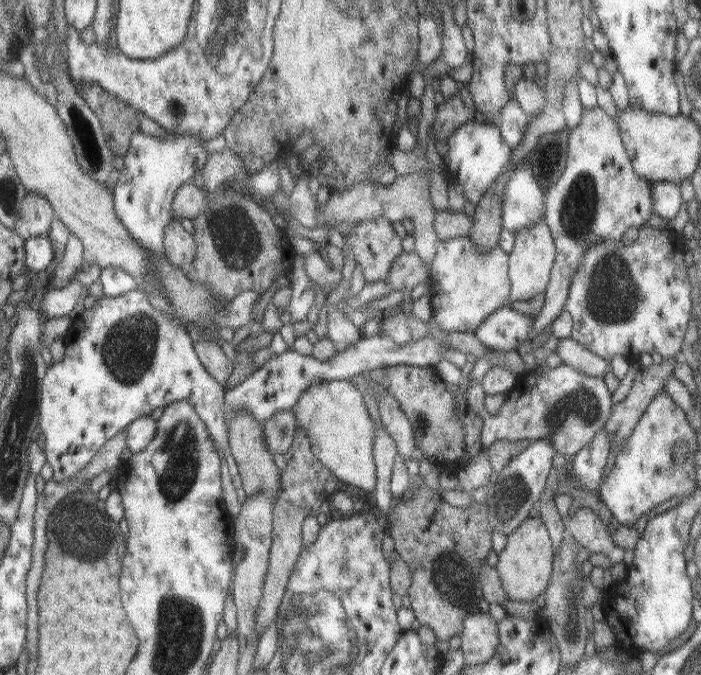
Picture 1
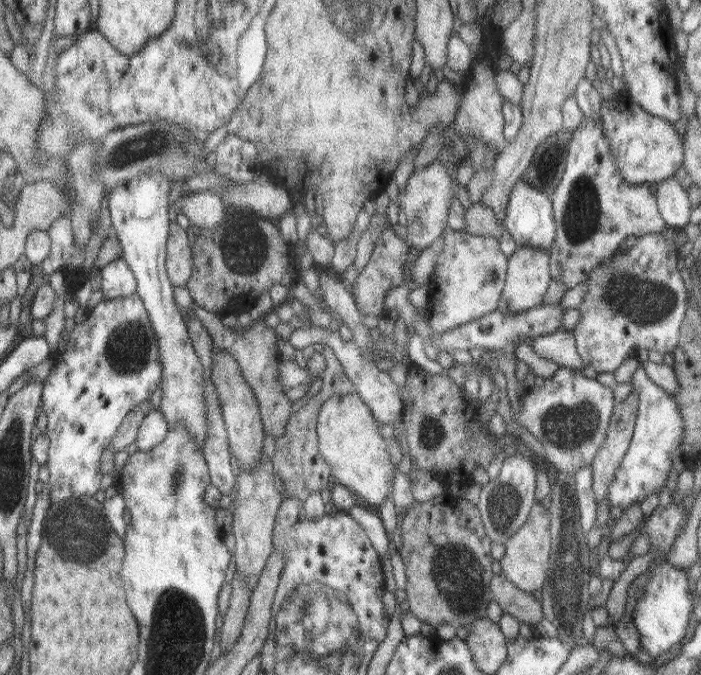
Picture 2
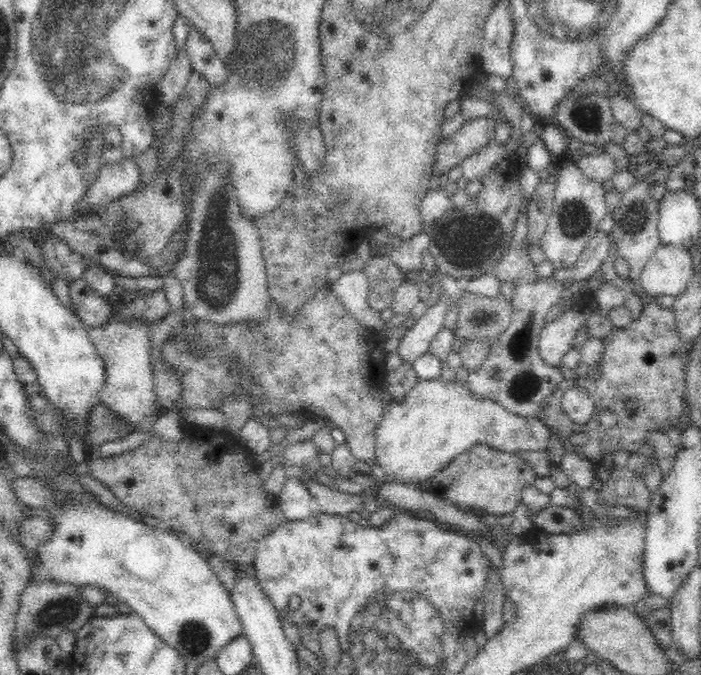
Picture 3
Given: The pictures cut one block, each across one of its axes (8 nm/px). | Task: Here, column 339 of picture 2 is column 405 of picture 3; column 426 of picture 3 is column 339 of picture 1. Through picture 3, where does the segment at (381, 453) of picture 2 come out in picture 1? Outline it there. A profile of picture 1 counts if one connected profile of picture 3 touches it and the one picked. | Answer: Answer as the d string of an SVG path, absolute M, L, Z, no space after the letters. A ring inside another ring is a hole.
M317 380L299 396L297 404L291 410L297 424L305 428L307 436L315 440L313 454L331 470L337 480L357 486L365 492L373 492L377 484L377 466L373 458L373 440L375 424L369 412L363 406L361 390L355 388L349 380Z

